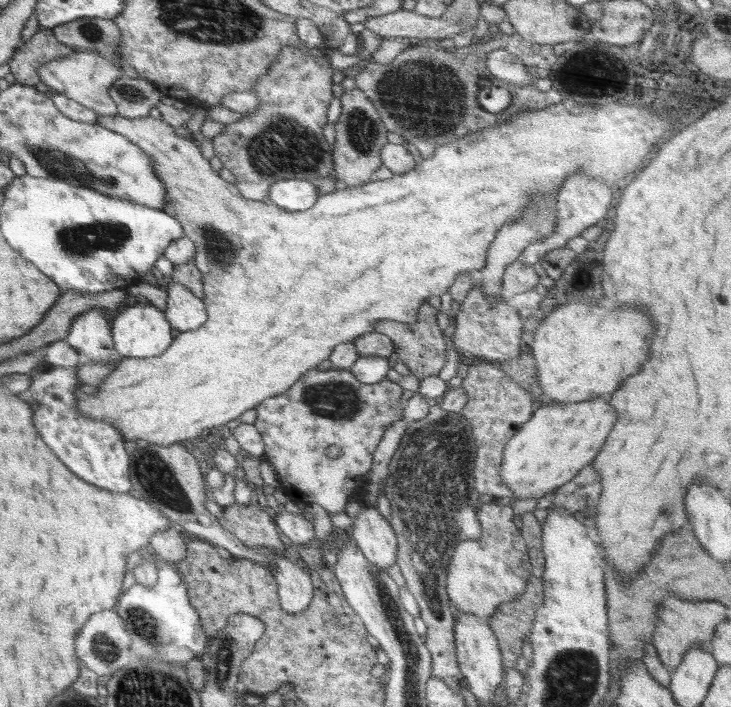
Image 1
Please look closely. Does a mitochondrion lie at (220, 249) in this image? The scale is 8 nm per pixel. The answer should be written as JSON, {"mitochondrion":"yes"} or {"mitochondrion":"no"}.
{"mitochondrion":"yes"}

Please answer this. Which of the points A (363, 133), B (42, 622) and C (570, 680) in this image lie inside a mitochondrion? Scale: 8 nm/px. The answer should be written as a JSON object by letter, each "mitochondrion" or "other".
{"A":"mitochondrion","B":"other","C":"mitochondrion"}

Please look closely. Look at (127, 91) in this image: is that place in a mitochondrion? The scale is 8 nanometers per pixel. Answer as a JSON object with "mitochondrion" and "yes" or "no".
{"mitochondrion":"yes"}

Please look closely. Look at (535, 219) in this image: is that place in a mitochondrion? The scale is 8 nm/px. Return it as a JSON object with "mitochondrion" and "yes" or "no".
{"mitochondrion":"yes"}

